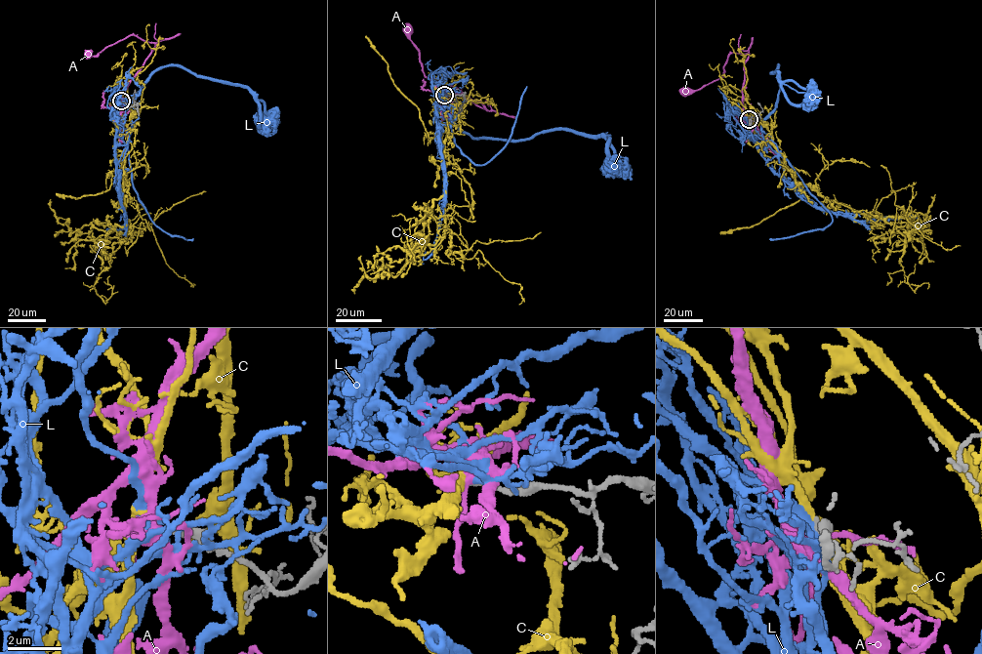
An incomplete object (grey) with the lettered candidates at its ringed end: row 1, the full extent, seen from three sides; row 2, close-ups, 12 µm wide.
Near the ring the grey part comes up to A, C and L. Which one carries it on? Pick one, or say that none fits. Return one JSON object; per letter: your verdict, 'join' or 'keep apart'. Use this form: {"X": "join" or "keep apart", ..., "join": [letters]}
{"A": "keep apart", "C": "keep apart", "L": "keep apart", "join": []}

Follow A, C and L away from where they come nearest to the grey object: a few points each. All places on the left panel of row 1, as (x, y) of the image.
A: (121, 102), (122, 94), (155, 44), (131, 34), (95, 56), (89, 56)
C: (121, 102), (120, 112), (129, 134), (124, 153), (126, 225), (132, 233), (149, 226), (165, 263), (190, 284)
L: (122, 102), (114, 118), (155, 71), (183, 66), (215, 81), (246, 87), (263, 102), (273, 129)

